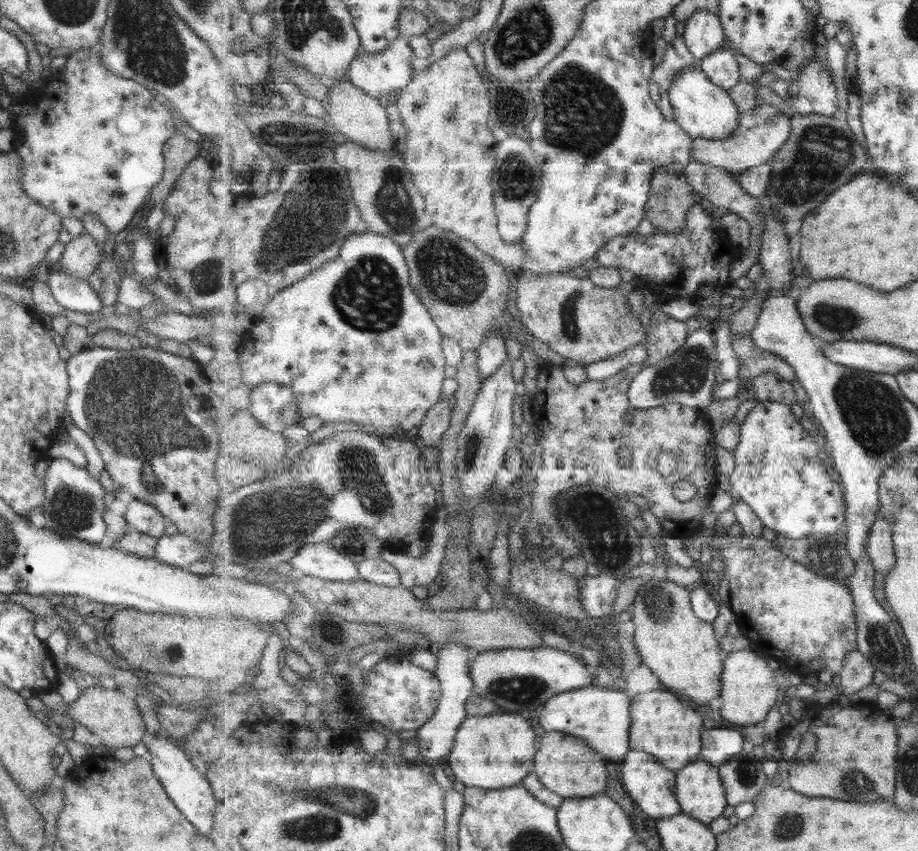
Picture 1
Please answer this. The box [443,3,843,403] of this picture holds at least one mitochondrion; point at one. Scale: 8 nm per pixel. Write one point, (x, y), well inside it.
(586, 114)

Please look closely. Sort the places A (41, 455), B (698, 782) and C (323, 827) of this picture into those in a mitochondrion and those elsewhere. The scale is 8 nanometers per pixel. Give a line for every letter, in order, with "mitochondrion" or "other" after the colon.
A: other
B: other
C: mitochondrion

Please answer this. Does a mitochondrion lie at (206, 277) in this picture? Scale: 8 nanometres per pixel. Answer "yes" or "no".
yes

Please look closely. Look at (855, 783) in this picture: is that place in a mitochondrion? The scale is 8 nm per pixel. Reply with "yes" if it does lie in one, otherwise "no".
yes

